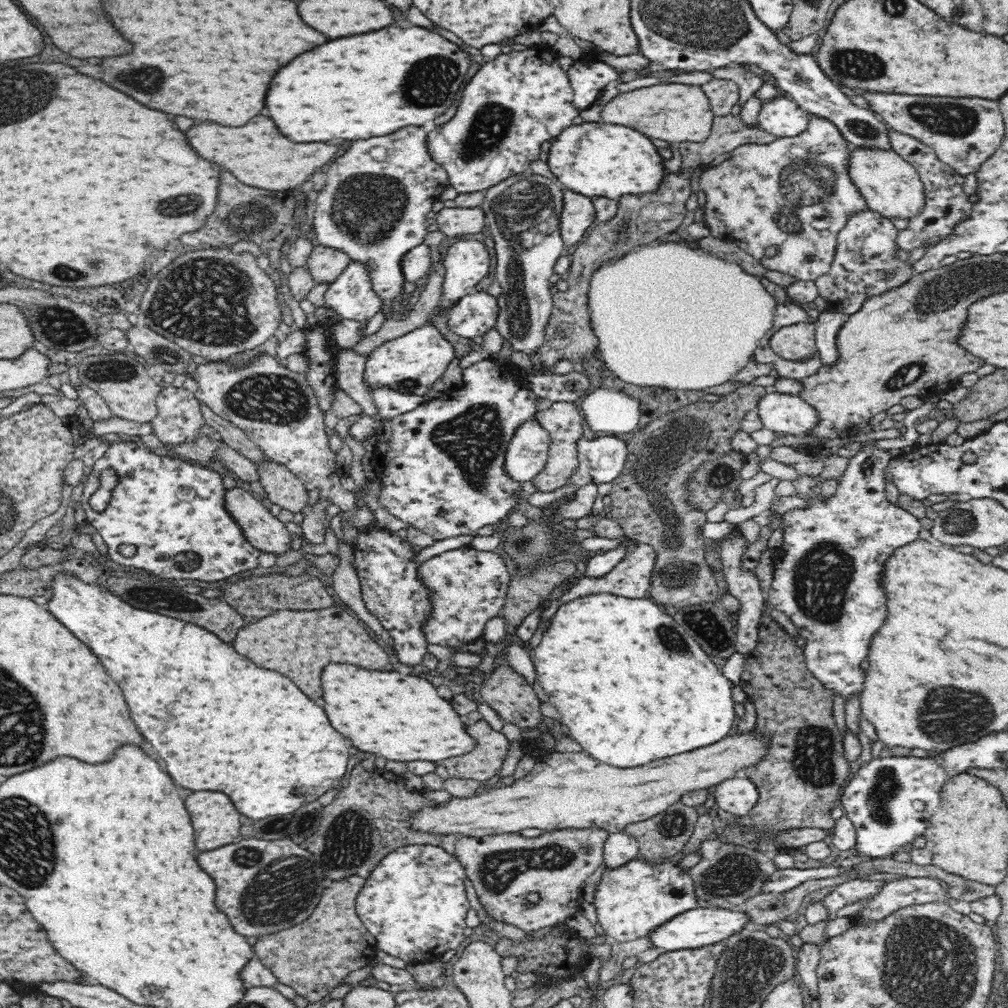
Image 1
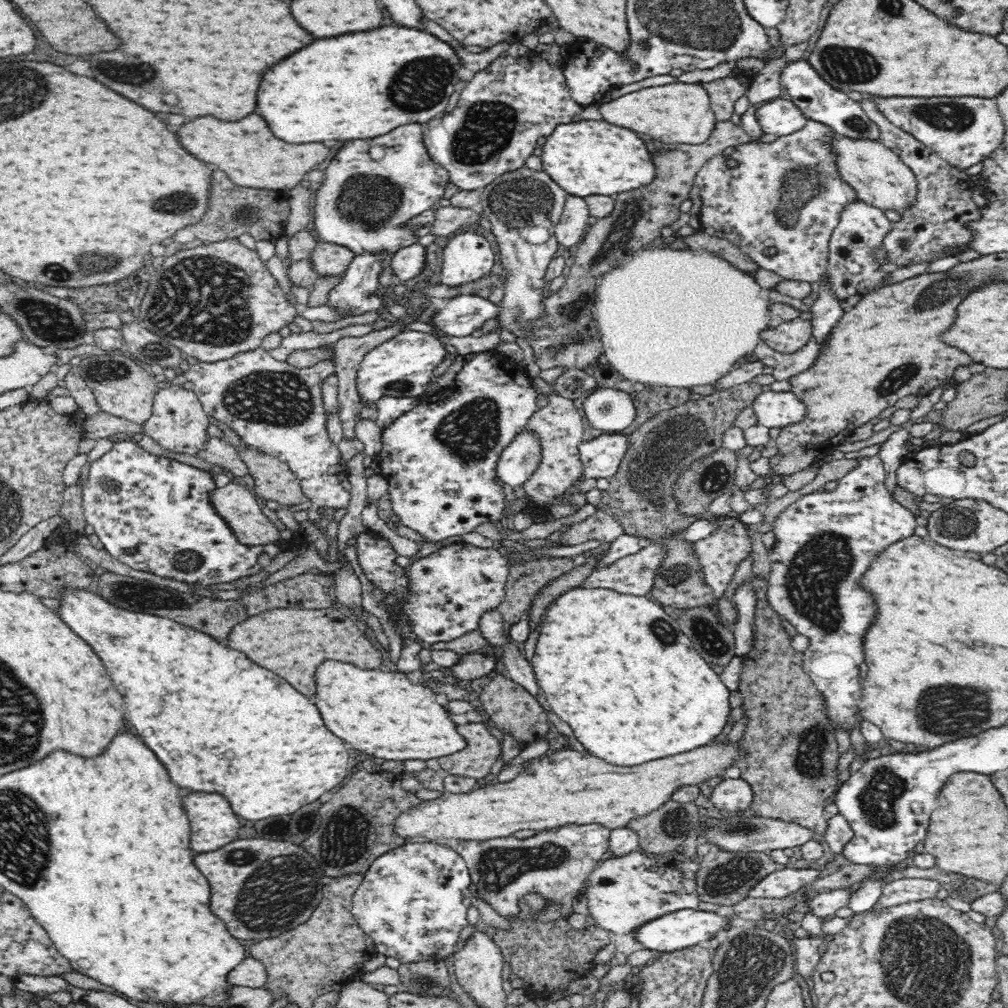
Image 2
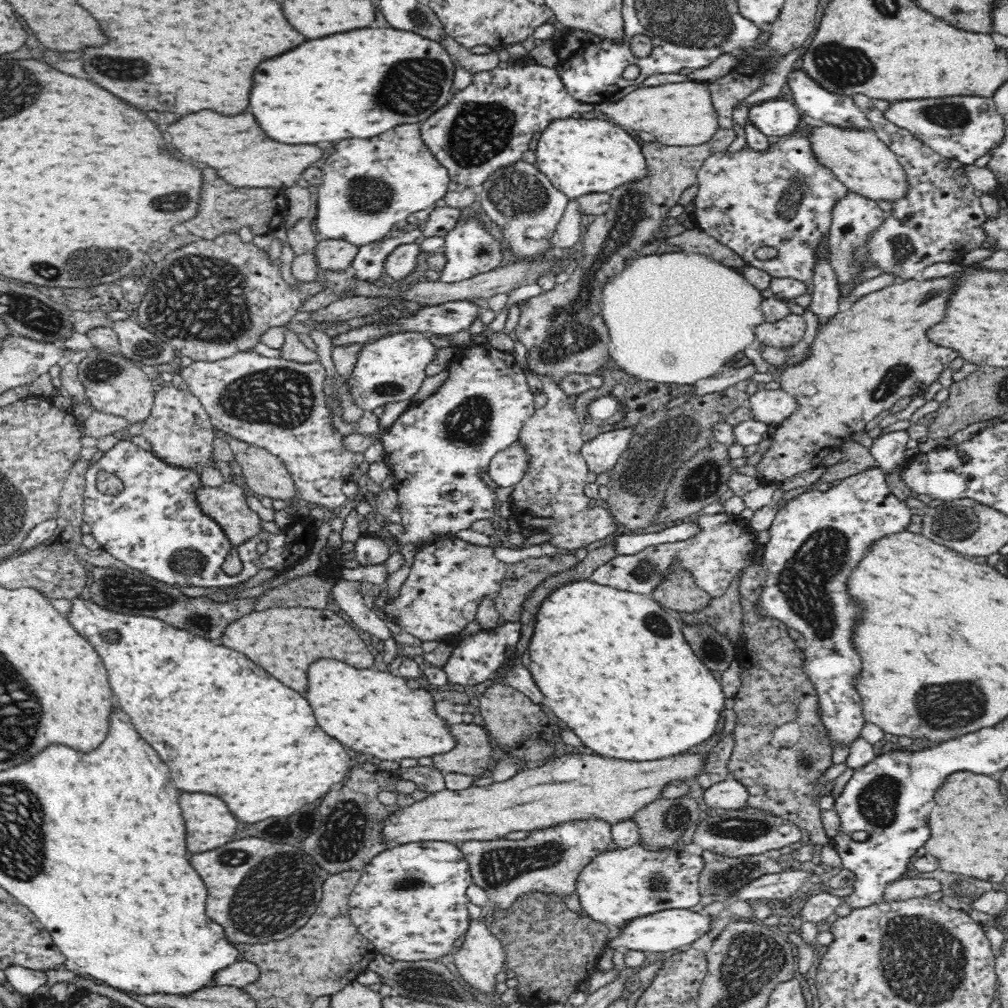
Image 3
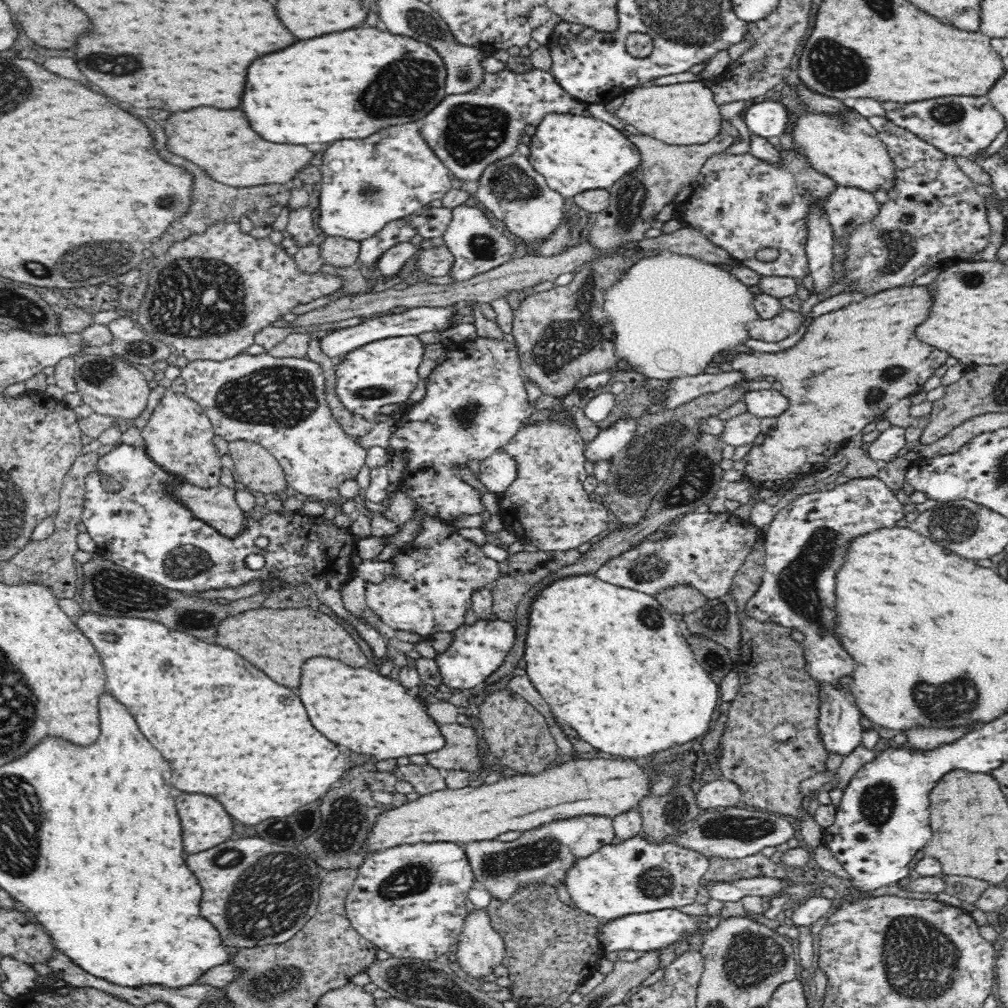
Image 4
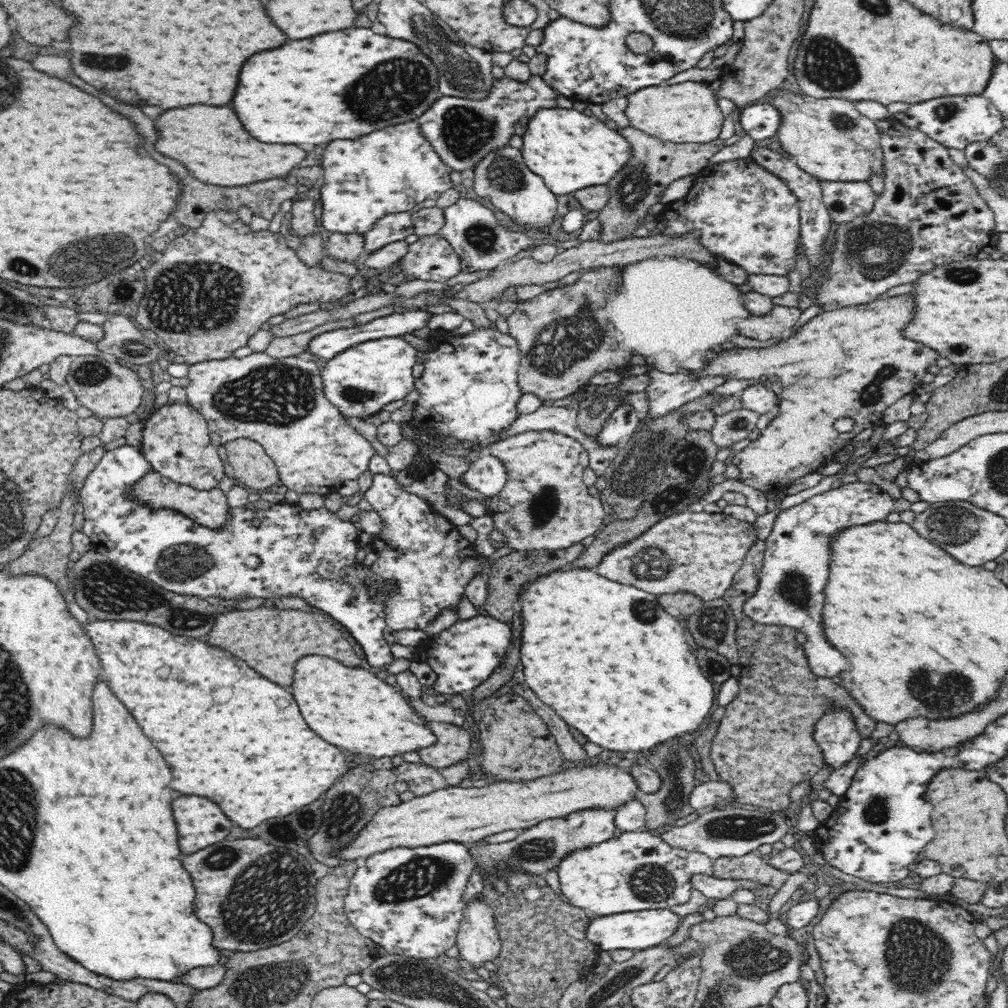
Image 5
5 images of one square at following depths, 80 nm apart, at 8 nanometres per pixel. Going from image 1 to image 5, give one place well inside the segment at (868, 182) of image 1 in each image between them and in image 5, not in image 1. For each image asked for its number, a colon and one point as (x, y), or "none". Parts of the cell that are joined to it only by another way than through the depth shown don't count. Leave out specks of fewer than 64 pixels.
2: (877, 174)
3: (860, 161)
4: (847, 148)
5: (829, 139)

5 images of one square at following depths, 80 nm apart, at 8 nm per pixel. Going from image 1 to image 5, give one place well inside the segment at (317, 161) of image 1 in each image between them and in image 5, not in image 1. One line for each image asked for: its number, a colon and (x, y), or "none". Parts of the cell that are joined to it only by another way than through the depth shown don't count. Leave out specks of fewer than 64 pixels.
2: (246, 151)
3: (234, 146)
4: (221, 142)
5: (209, 141)

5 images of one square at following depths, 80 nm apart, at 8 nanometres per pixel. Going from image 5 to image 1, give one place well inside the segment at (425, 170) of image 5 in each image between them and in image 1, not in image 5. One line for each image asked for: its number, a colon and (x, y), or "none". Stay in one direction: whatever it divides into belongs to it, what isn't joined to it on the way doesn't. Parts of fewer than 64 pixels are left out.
1: (375, 211)
2: (362, 204)
3: (370, 186)
4: (366, 183)

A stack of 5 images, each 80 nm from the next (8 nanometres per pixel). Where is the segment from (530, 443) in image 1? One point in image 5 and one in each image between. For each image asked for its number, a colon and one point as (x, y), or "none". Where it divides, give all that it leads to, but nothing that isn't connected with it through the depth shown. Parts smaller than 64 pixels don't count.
2: (517, 462)
3: (506, 468)
4: (498, 471)
5: (487, 475)

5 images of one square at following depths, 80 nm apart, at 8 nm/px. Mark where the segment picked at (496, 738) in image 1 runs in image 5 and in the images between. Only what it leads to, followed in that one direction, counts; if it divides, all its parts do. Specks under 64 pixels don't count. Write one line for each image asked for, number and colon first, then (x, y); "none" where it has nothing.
2: (483, 749)
3: (472, 754)
4: (460, 752)
5: (453, 743)

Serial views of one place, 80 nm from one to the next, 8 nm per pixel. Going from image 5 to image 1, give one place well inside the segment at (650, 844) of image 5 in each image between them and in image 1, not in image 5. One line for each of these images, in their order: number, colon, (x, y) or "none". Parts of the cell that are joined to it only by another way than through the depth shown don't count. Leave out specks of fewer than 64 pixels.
1: (631, 900)
2: (624, 892)
3: (617, 885)
4: (635, 876)

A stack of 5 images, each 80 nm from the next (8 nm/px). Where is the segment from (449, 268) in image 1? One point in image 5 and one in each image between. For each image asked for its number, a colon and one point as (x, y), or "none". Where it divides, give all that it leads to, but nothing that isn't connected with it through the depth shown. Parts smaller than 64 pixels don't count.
2: (468, 256)
3: (470, 250)
4: (477, 246)
5: (482, 243)

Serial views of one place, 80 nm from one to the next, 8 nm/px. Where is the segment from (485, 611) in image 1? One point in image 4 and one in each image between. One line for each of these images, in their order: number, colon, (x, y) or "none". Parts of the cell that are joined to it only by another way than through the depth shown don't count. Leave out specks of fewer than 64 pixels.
2: (450, 590)
3: (448, 577)
4: (429, 590)

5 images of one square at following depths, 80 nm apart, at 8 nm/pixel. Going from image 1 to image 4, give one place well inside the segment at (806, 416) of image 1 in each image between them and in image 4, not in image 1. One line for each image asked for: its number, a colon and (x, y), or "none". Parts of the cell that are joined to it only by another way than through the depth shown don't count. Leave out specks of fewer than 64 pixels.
2: (773, 409)
3: (770, 406)
4: (764, 403)

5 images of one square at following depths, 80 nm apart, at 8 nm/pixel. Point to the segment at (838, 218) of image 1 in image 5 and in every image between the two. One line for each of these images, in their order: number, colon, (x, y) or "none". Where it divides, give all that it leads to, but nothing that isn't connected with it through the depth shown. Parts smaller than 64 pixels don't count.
2: (788, 194)
3: (783, 198)
4: (742, 204)
5: (747, 215)

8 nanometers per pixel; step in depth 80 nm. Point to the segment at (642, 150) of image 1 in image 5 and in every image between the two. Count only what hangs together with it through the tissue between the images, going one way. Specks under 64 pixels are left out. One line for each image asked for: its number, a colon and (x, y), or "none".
2: (587, 157)
3: (579, 156)
4: (574, 153)
5: (569, 150)

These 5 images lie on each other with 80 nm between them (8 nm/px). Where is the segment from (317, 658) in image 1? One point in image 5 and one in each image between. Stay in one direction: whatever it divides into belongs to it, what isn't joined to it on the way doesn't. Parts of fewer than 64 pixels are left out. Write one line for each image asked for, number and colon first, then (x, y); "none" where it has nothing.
2: (291, 642)
3: (284, 641)
4: (277, 641)
5: (270, 641)

